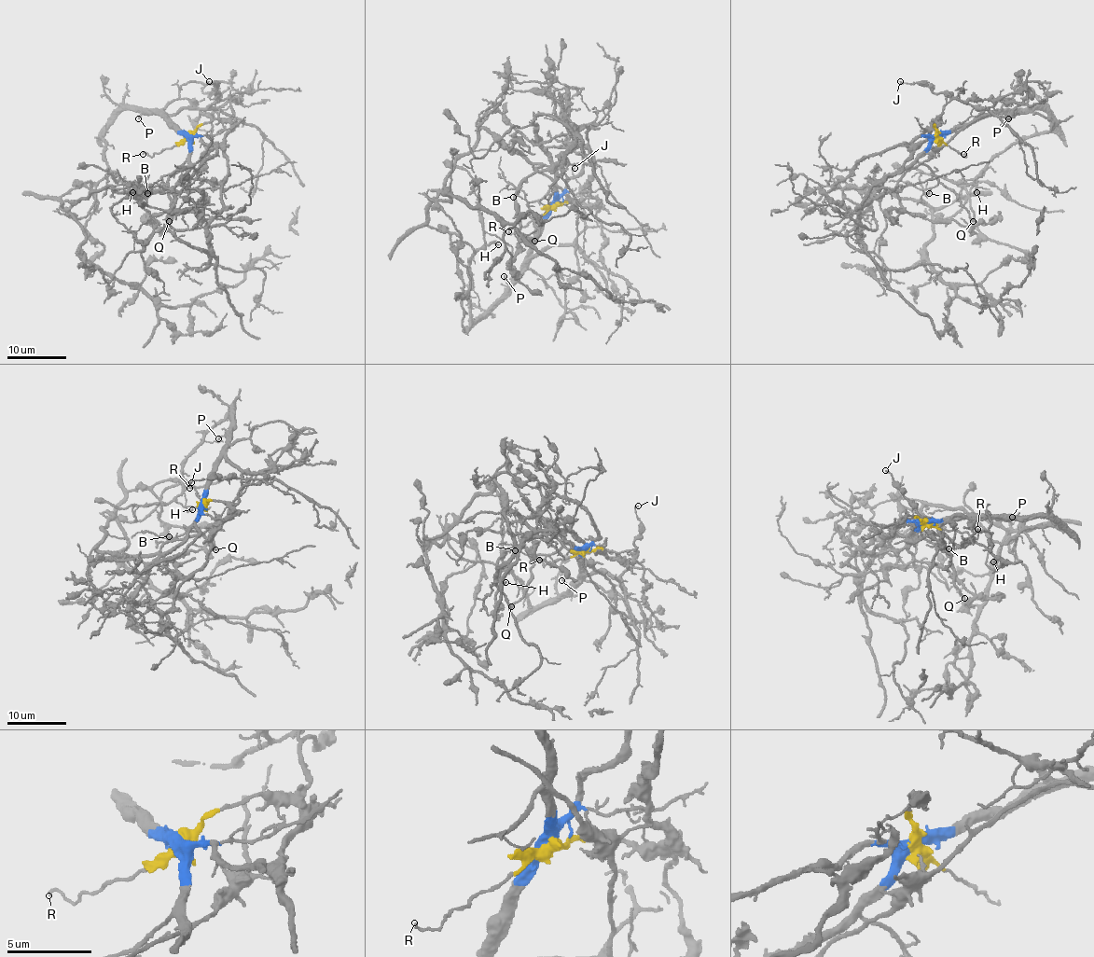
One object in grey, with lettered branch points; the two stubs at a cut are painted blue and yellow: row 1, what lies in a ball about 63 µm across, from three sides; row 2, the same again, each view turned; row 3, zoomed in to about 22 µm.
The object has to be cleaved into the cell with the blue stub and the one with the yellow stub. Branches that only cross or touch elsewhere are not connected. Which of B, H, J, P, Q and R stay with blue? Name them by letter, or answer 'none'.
B, H, J, P, Q

